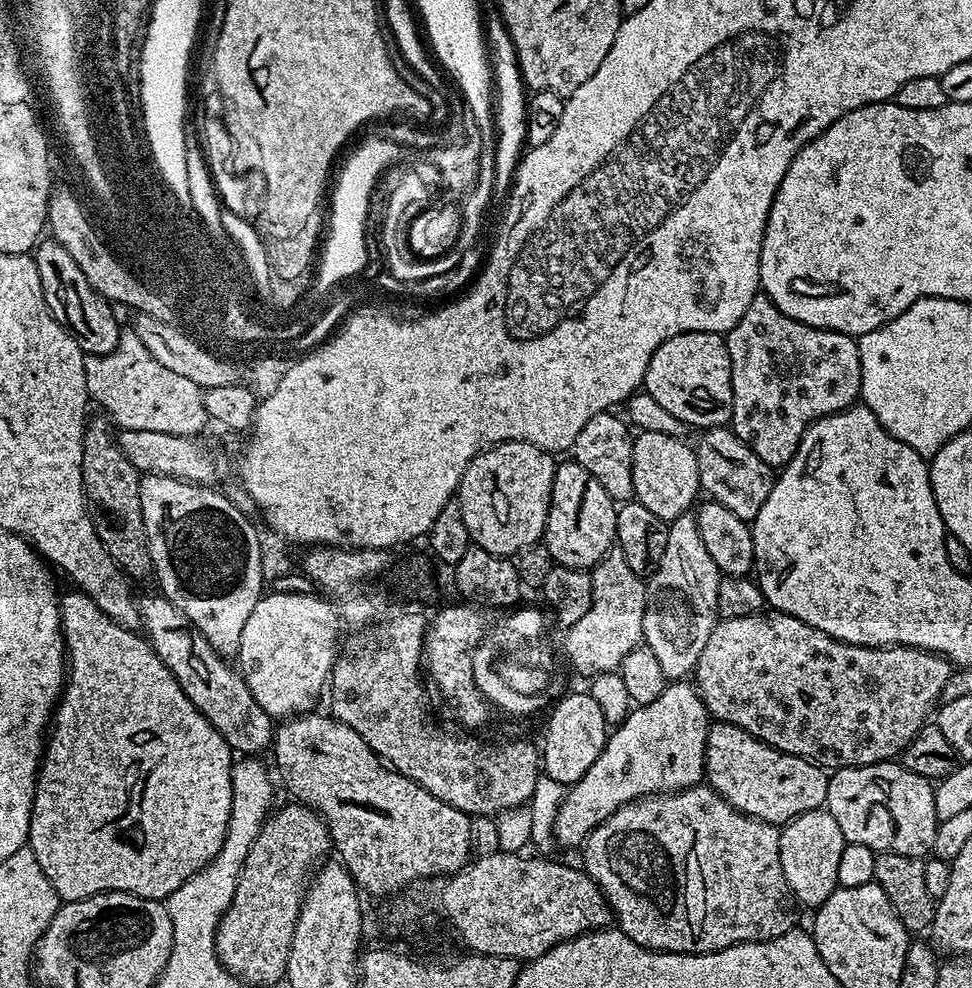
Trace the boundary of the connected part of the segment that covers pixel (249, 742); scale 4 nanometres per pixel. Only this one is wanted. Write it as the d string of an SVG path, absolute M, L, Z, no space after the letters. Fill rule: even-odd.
M163 594L155 595L139 597L142 628L152 649L160 655L164 665L174 674L178 686L182 686L186 698L190 698L190 702L194 702L196 709L208 719L210 726L214 726L214 730L218 730L218 734L222 734L222 738L226 738L233 753L254 757L264 754L260 752L267 753L271 749L274 739L273 718L268 716L266 710L262 710L258 702L254 700L241 673L235 667L232 669L228 665L231 663L225 657L218 655L214 646L210 646L210 642L206 642L204 635L188 621L186 614L182 614L182 610L178 610L178 606L174 606L174 602L170 602Z

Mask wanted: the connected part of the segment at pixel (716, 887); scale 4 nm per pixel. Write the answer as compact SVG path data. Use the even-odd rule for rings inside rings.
M701 782L693 788L683 788L680 792L662 792L658 796L644 796L633 804L622 806L588 835L588 839L582 845L583 852L582 867L589 878L604 891L604 897L612 907L612 915L619 931L624 932L643 948L655 952L717 952L723 948L731 948L734 944L746 944L754 940L773 940L797 927L796 897L793 896L786 882L786 874L782 874L780 828L753 816L742 814L737 808L730 806L730 802L726 802L726 798L722 798L707 783Z

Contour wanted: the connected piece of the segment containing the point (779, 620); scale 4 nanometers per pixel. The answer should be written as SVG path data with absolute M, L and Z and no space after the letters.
M761 610L754 614L746 614L742 618L721 619L717 623L716 629L710 634L710 642L706 642L706 650L702 650L702 658L698 658L696 663L694 683L713 721L738 726L746 730L746 734L750 734L755 740L761 740L764 744L769 744L771 748L786 754L794 754L803 760L811 760L825 770L835 770L882 764L899 757L908 743L918 735L925 724L929 723L930 717L937 711L941 703L940 695L942 690L946 690L946 682L950 682L953 671L950 661L938 652L927 652L921 648L903 648L901 644L887 648L854 646L841 640L832 640L830 634L822 634L822 630L814 630L814 626L806 626L806 622L785 612Z

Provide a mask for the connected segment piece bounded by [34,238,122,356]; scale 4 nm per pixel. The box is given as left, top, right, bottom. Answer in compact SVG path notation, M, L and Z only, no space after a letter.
M51 238L41 239L34 249L34 259L38 266L38 278L42 278L42 294L46 298L46 306L50 314L70 333L74 342L78 342L81 350L90 356L104 356L110 350L114 350L114 346L120 341L122 335L120 324L116 321L111 306L108 305L109 301L97 291L93 284L86 282L86 274L78 270L78 262L74 262L74 258L66 254L66 246L62 246Z

